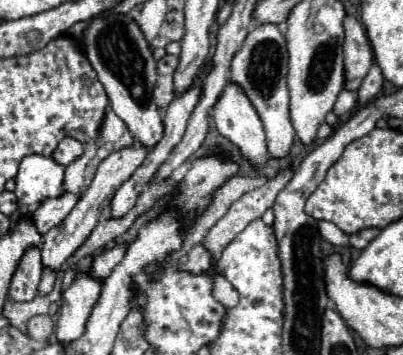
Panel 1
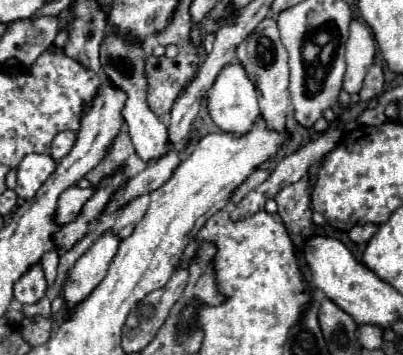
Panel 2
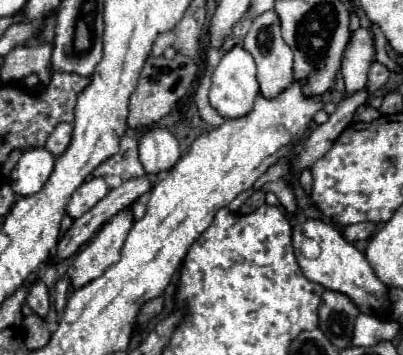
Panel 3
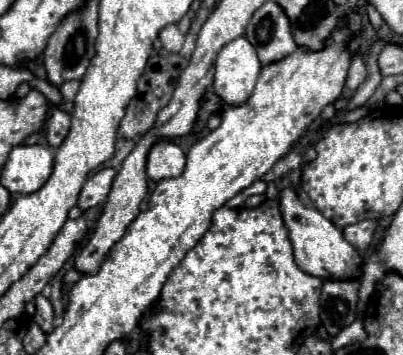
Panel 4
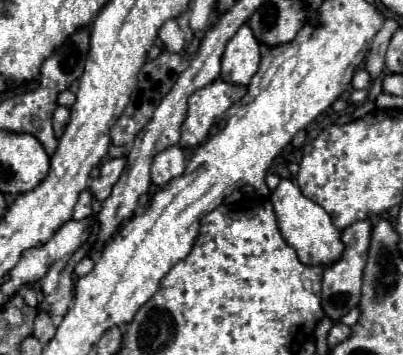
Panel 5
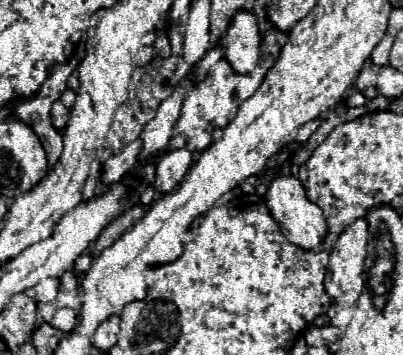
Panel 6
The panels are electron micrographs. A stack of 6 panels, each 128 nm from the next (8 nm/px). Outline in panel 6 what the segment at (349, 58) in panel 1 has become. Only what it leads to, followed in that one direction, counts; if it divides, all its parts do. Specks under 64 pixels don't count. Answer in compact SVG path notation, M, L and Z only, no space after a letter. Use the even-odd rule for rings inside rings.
M364 68L356 80L356 88L362 92L364 88L368 86L374 86L376 84L376 72L372 68Z

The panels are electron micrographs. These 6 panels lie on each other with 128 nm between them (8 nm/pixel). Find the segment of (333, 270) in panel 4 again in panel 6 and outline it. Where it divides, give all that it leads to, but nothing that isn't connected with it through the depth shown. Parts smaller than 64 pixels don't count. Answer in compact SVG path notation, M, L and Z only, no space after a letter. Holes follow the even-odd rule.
M276 176L268 186L266 204L268 204L268 210L272 212L274 220L280 224L280 232L284 232L284 238L290 244L296 244L296 248L300 248L300 250L314 250L316 246L322 244L322 240L326 236L326 228L328 228L326 218L324 218L322 210L306 198L306 190L302 188L302 184L296 178Z

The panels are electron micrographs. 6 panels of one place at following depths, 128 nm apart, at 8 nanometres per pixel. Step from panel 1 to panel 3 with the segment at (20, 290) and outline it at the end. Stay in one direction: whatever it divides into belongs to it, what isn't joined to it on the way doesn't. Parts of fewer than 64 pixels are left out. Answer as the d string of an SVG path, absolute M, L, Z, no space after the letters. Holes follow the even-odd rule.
M36 280L30 288L30 294L26 298L26 304L34 310L34 314L38 314L40 318L46 318L48 316L48 310L50 310L50 298L48 298L48 290L44 286L42 280Z

